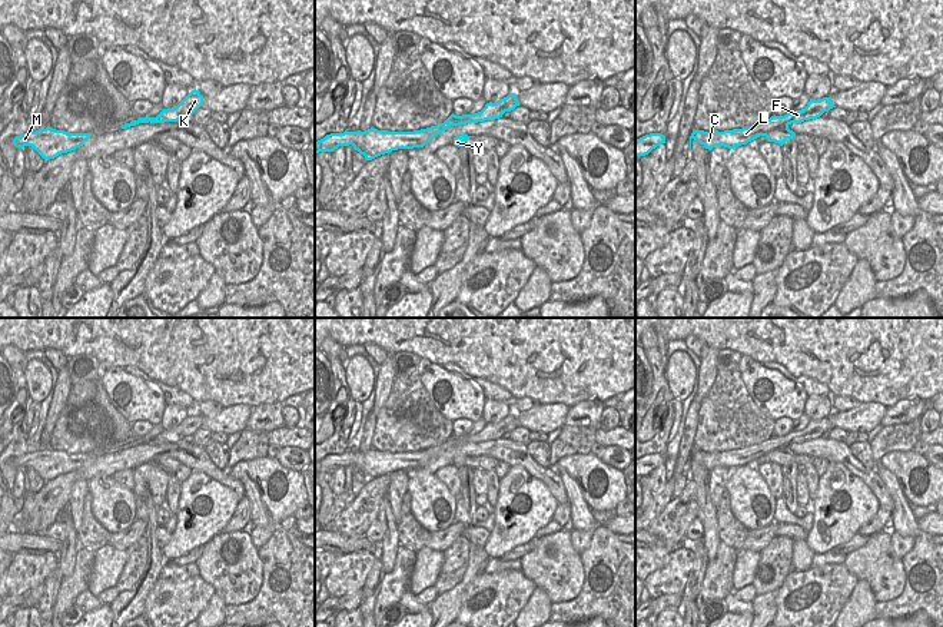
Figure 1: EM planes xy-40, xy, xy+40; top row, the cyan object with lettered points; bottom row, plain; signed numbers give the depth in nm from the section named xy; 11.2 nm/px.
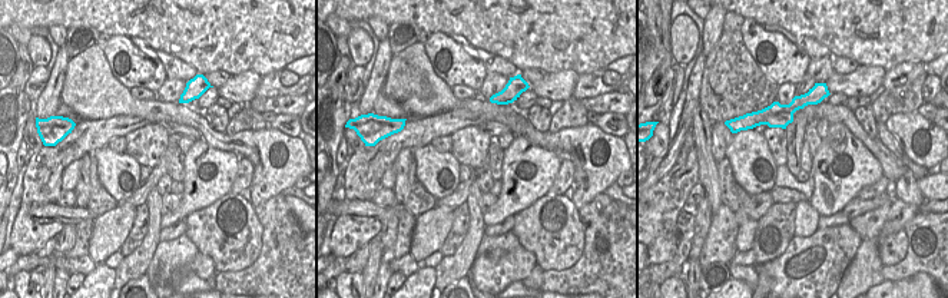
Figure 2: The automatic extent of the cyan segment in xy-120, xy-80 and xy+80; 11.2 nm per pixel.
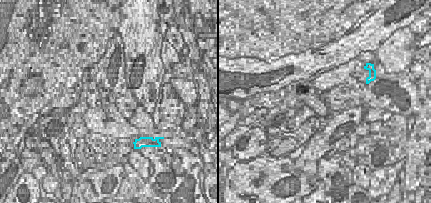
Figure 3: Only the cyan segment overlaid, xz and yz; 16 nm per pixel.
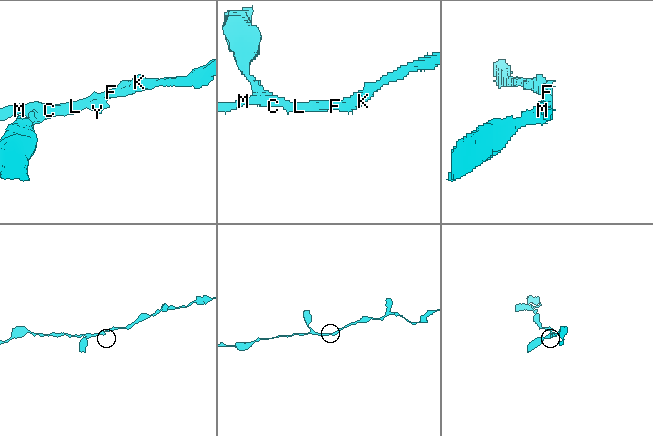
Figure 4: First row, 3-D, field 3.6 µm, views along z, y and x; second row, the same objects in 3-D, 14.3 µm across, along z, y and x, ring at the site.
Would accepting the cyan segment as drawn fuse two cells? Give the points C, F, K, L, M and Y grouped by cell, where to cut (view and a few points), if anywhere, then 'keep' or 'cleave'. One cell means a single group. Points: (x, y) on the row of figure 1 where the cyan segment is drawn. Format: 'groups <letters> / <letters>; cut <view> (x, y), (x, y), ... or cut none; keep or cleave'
groups C F K L M Y; cut none; keep

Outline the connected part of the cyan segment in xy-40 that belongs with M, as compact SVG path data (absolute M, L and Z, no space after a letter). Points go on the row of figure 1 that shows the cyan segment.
M52 127L27 132L13 139L16 147L31 146L44 159L44 163L62 153L76 150L92 133L67 133Z

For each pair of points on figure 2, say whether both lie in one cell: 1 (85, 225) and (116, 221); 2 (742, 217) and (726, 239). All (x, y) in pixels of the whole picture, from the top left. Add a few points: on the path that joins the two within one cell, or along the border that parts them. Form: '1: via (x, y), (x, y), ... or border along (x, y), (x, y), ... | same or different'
1: border along (95, 219), (86, 254) | different
2: border along (733, 212), (739, 224) | different

